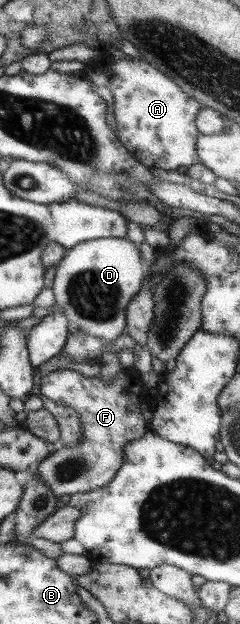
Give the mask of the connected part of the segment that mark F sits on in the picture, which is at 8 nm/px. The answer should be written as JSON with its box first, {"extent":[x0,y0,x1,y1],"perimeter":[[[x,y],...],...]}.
{"extent":[37,367,148,502],"perimeter":[[[133,367],[121,369],[107,385],[99,377],[85,377],[69,369],[49,372],[40,379],[41,396],[75,409],[81,425],[81,442],[77,446],[55,449],[37,465],[37,476],[57,502],[61,495],[83,493],[111,481],[121,467],[123,445],[148,432],[139,411],[139,402],[148,394],[143,382]]]}

